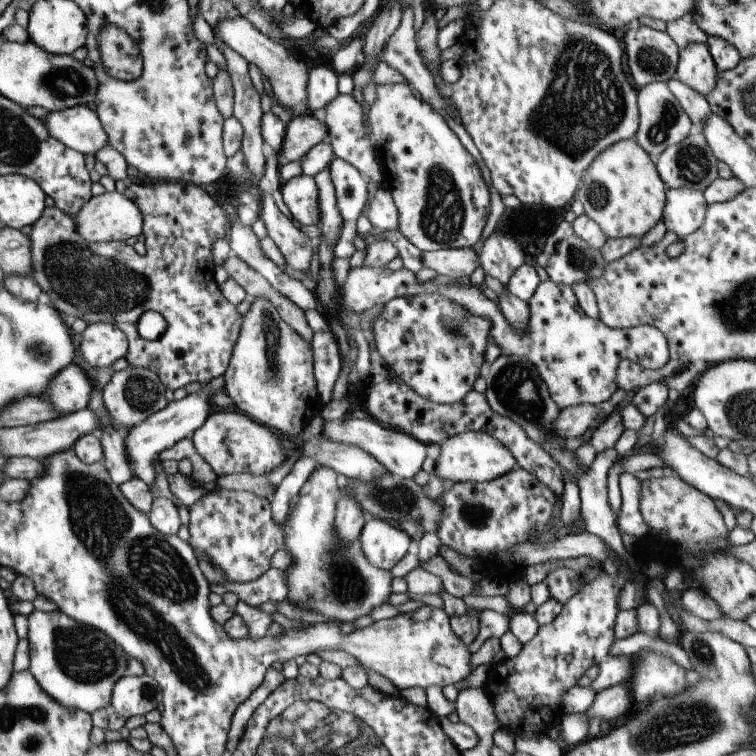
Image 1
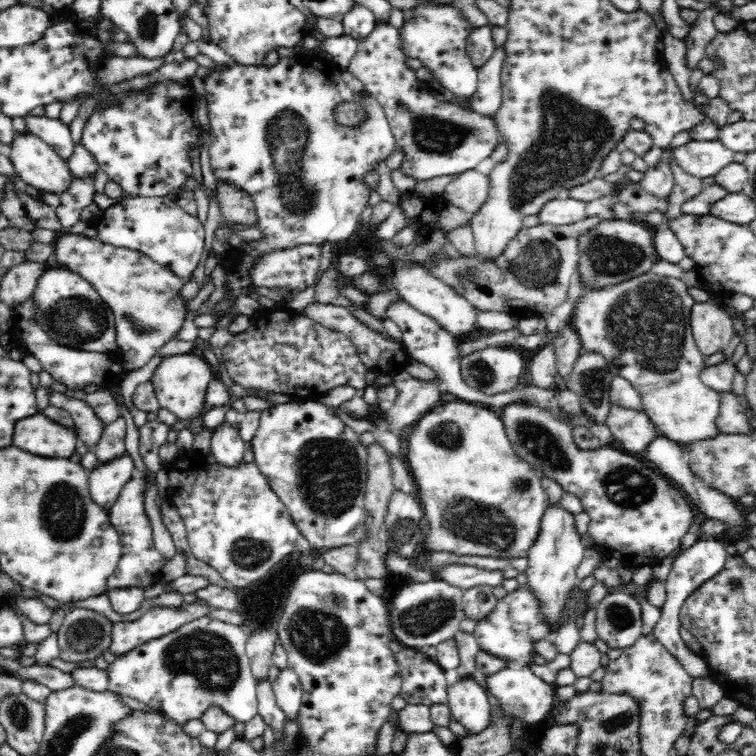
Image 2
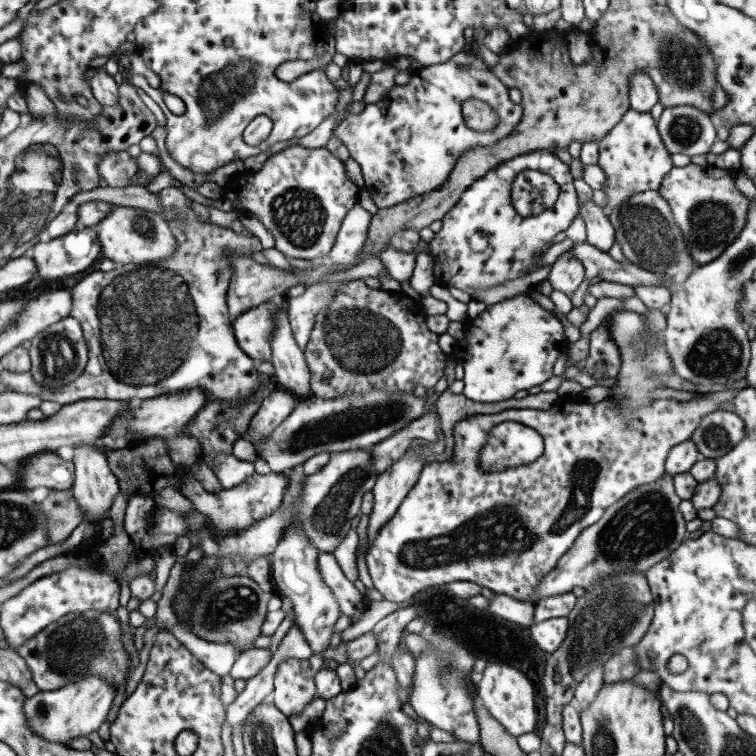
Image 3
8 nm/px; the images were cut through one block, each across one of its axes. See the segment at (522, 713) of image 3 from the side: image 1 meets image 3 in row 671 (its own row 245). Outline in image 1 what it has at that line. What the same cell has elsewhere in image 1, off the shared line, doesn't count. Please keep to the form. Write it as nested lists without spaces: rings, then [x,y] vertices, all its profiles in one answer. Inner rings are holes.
[[[495,230],[480,250],[479,262],[485,274],[499,280],[504,287],[514,272],[523,266],[525,252],[509,234]]]

